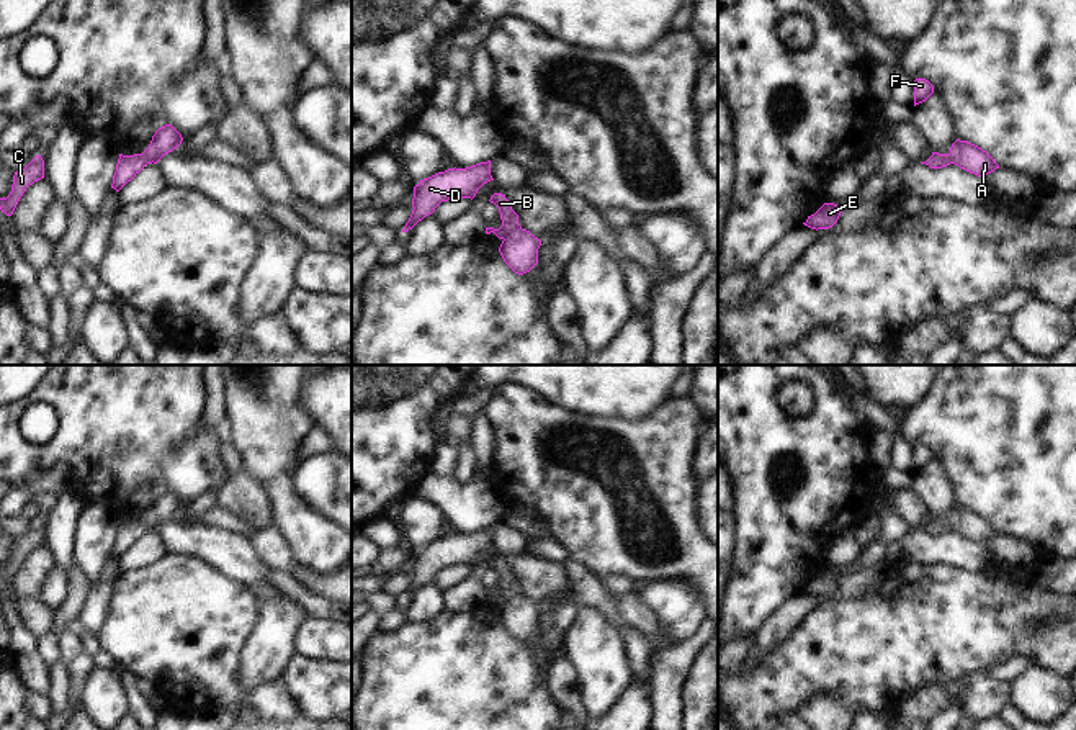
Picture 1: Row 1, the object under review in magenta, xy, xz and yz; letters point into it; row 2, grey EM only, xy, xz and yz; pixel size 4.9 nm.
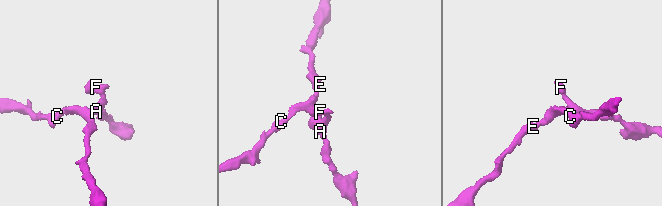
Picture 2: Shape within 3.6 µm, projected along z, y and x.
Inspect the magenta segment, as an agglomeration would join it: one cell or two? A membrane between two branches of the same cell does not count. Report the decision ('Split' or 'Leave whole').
Split.

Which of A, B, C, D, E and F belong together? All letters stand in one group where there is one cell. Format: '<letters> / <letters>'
A F / B C D E

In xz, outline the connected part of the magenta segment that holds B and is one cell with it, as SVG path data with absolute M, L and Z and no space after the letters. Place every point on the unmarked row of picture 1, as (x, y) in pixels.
M494 560L489 566L499 575L502 593L499 596L486 594L486 601L494 599L499 606L504 606L510 597L520 597L518 581L512 576L509 566L502 560Z

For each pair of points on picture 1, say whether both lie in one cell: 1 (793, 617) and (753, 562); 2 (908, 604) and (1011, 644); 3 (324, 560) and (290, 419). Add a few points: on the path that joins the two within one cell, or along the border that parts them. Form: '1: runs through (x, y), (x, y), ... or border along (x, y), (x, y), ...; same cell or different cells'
1: border along (803, 591), (789, 598), (756, 630); different cells
2: runs through (934, 622), (985, 622); same cell
3: runs through (300, 526), (291, 518), (280, 493), (280, 454); same cell

